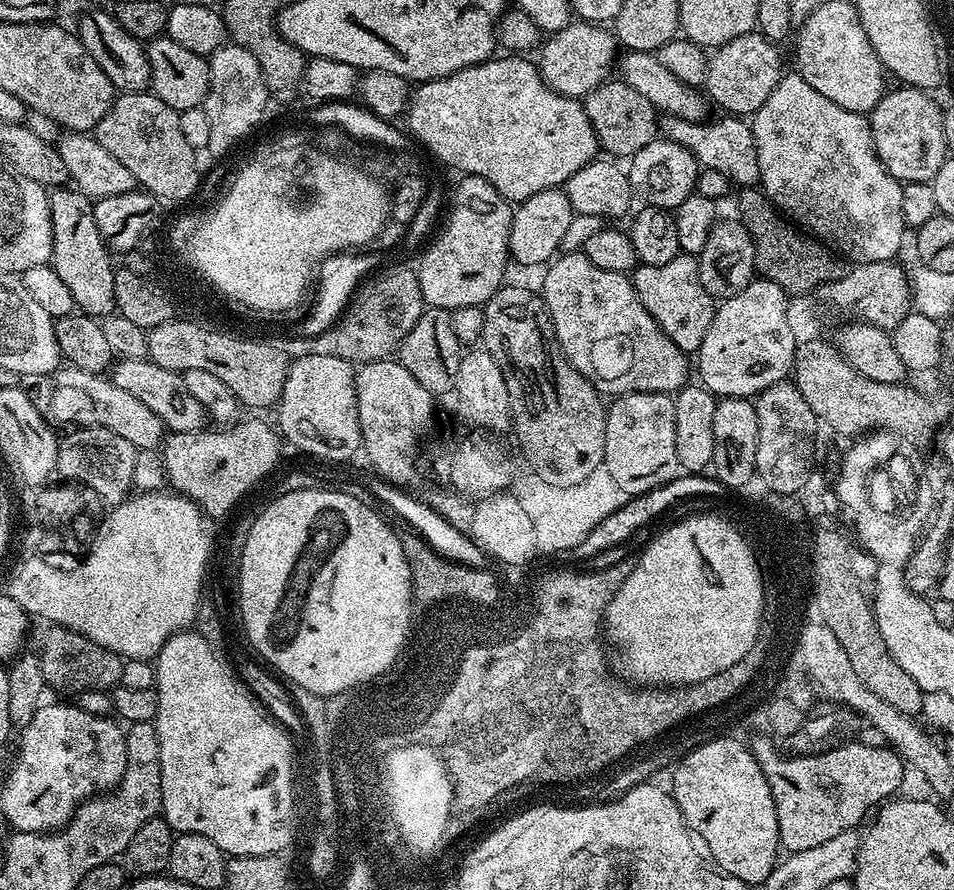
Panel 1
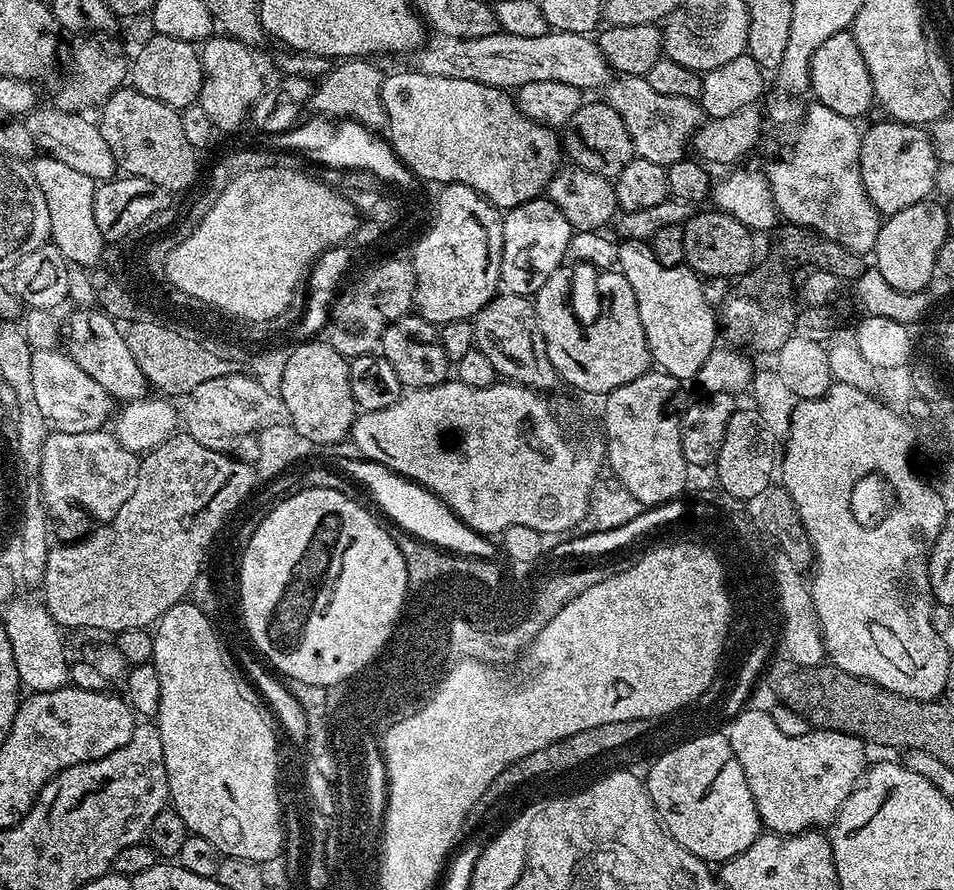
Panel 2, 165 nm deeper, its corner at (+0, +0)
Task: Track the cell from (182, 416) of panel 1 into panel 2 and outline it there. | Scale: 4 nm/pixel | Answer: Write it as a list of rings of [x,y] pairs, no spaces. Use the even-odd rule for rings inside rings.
[[[97,307],[81,308],[73,311],[68,324],[62,328],[62,344],[68,357],[73,360],[94,382],[102,385],[102,390],[111,394],[113,401],[127,402],[143,400],[149,395],[150,385],[146,374],[138,370],[138,362],[134,362],[134,354],[130,354],[130,346],[124,341],[124,332],[117,321],[107,311],[98,312]]]

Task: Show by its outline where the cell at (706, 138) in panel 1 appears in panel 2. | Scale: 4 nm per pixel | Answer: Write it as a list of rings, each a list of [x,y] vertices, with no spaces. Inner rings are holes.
[[[620,76],[607,85],[606,102],[618,110],[618,118],[626,122],[634,150],[639,159],[654,162],[668,169],[674,162],[685,159],[692,138],[706,117],[699,103],[690,98],[677,98],[671,94],[658,94],[643,76]]]

